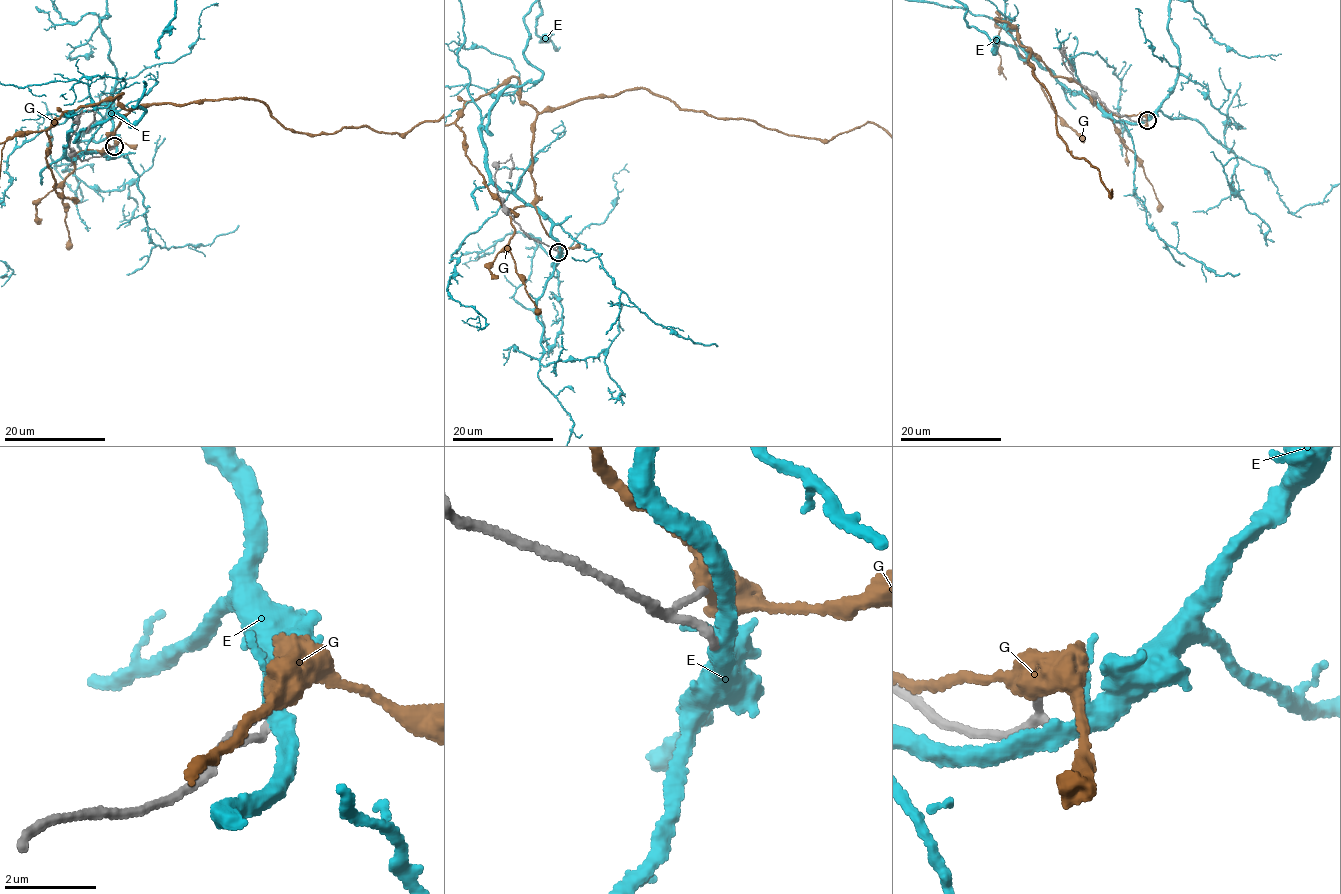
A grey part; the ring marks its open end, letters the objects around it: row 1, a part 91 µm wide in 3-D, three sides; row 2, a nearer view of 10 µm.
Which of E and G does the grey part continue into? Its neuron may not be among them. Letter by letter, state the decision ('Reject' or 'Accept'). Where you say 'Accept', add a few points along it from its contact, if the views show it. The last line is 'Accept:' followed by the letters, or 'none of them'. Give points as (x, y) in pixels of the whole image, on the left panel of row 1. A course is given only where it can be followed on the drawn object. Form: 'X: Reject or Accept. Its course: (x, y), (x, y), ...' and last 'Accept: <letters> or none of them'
E: Reject
G: Reject
Accept: none of them

